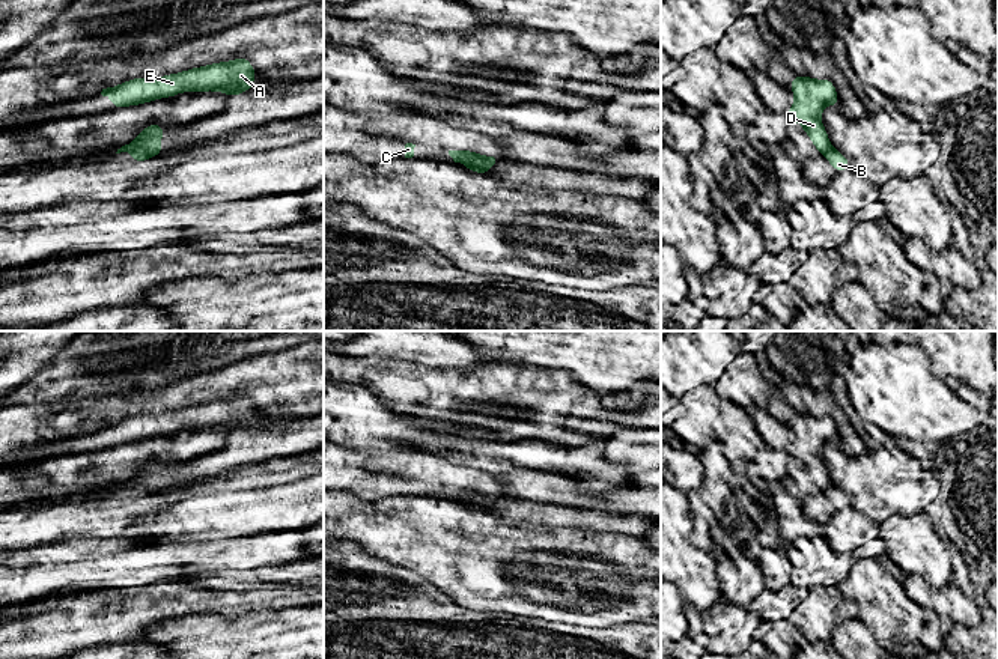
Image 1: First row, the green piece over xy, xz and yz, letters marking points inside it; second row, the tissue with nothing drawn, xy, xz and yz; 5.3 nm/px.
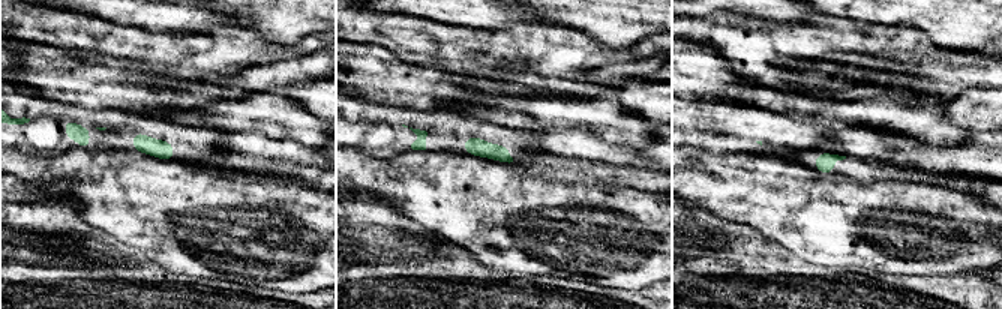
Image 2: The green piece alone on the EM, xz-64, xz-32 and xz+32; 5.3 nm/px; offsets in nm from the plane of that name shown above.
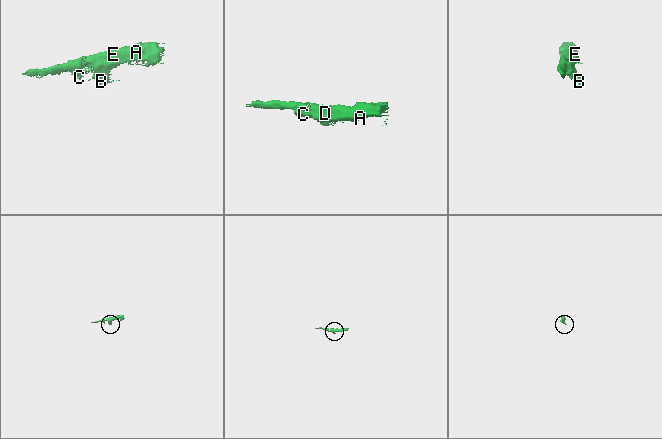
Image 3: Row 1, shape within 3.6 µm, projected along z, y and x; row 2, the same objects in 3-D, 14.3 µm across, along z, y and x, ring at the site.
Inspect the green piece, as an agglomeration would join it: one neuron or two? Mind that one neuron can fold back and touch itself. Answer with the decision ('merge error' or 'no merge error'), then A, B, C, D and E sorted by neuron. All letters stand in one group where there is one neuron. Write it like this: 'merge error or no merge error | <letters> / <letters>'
merge error | A C D E / B

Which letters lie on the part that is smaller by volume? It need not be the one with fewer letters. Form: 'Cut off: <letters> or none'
Cut off: B

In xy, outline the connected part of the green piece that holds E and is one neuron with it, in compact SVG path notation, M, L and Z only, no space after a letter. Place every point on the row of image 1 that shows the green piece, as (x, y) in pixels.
M238 57L158 78L131 78L122 84L102 89L101 95L111 99L113 110L172 98L181 92L212 90L224 92L227 98L232 98L251 90L256 78L259 77L251 62L247 57Z

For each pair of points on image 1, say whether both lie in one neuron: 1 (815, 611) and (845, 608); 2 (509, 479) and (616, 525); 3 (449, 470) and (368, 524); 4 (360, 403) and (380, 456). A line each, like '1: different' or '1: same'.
1: same
2: same
3: different
4: different

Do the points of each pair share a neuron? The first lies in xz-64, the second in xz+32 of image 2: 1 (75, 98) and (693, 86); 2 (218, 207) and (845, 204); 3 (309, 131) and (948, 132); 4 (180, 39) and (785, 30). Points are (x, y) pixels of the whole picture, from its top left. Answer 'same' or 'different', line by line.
1: same
2: same
3: same
4: same

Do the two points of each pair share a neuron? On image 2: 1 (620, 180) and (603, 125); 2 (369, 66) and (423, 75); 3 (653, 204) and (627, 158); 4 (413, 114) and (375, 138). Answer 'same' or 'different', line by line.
1: different
2: same
3: different
4: same

